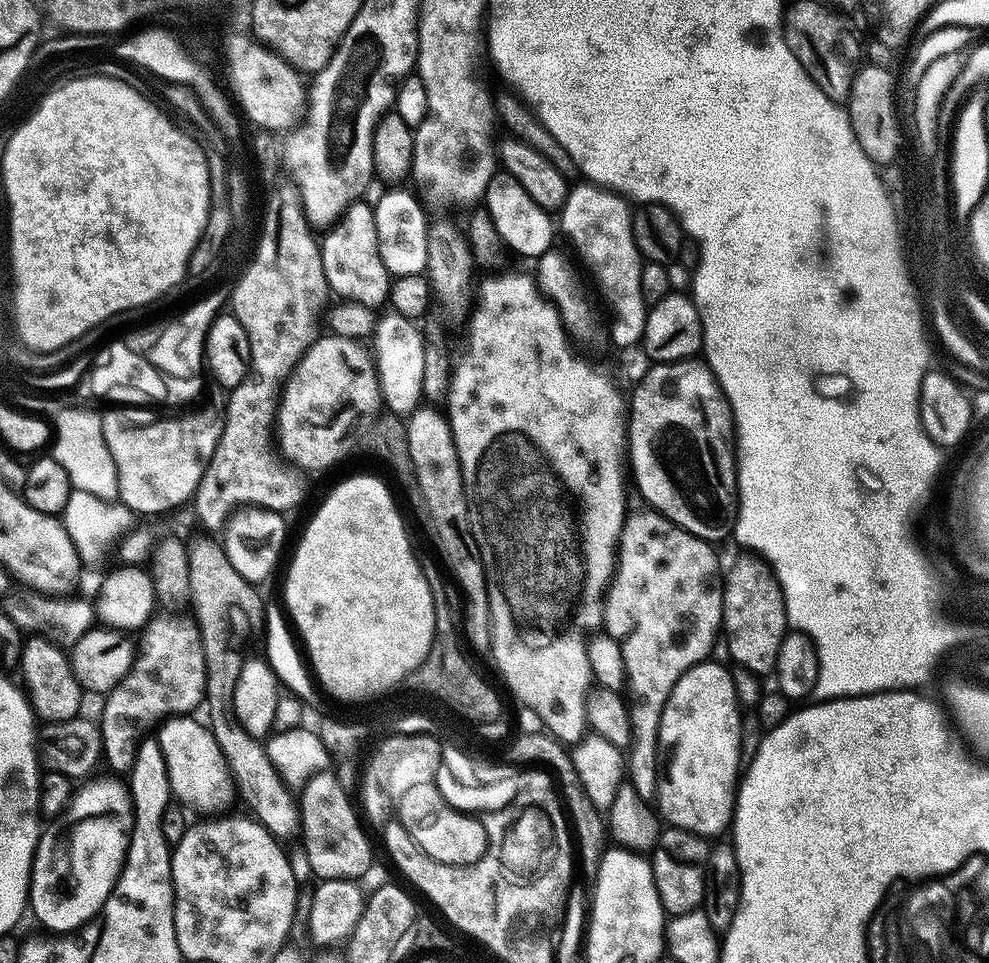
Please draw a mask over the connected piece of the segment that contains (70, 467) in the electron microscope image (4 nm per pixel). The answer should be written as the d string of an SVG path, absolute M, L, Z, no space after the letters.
M88 408L62 409L56 416L56 424L54 420L50 455L58 462L58 466L62 466L62 470L66 470L66 478L70 478L75 491L107 502L119 501L118 470L114 466L114 458L110 458L110 448L106 446L106 438L102 434L102 416L99 411L91 412Z

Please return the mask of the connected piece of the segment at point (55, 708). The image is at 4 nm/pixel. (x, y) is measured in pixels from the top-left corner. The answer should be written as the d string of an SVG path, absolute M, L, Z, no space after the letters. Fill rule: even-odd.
M32 634L25 639L24 649L20 655L19 671L24 671L23 687L26 689L28 702L32 711L41 721L53 724L63 720L72 720L81 715L80 680L74 674L72 662L67 651L59 643L49 640L47 636Z

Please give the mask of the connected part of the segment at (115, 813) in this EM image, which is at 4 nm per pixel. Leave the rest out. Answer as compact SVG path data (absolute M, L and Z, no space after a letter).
M116 778L96 779L89 779L81 783L84 784L81 788L79 785L75 789L62 823L56 826L61 828L45 827L36 847L32 863L30 912L52 934L75 933L101 915L116 879L124 869L124 859L128 857L128 839L132 837L132 797L129 789Z

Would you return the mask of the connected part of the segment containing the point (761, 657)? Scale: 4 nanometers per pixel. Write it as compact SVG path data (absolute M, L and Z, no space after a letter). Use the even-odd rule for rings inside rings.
M744 554L741 560L733 562L732 569L729 572L727 569L723 577L722 636L728 645L731 663L737 668L752 672L757 678L764 678L767 672L772 674L776 671L779 647L789 634L790 625L780 583L763 563L755 559L752 561L751 558L753 559L751 555Z

